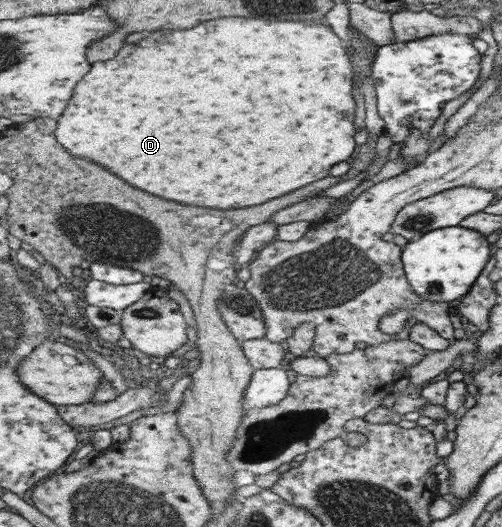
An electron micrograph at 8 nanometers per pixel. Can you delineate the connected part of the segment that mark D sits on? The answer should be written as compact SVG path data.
M233 16L205 21L189 29L155 31L136 43L129 43L117 58L97 62L95 68L91 68L91 72L83 78L83 84L77 86L71 108L67 108L58 120L57 137L69 152L75 152L75 156L95 160L117 176L123 176L129 184L167 200L221 210L262 205L273 198L289 195L289 192L306 187L311 182L317 183L327 178L335 164L351 160L358 149L358 144L355 144L358 131L353 124L357 112L357 102L353 98L353 76L354 63L346 43L323 21L271 22Z

